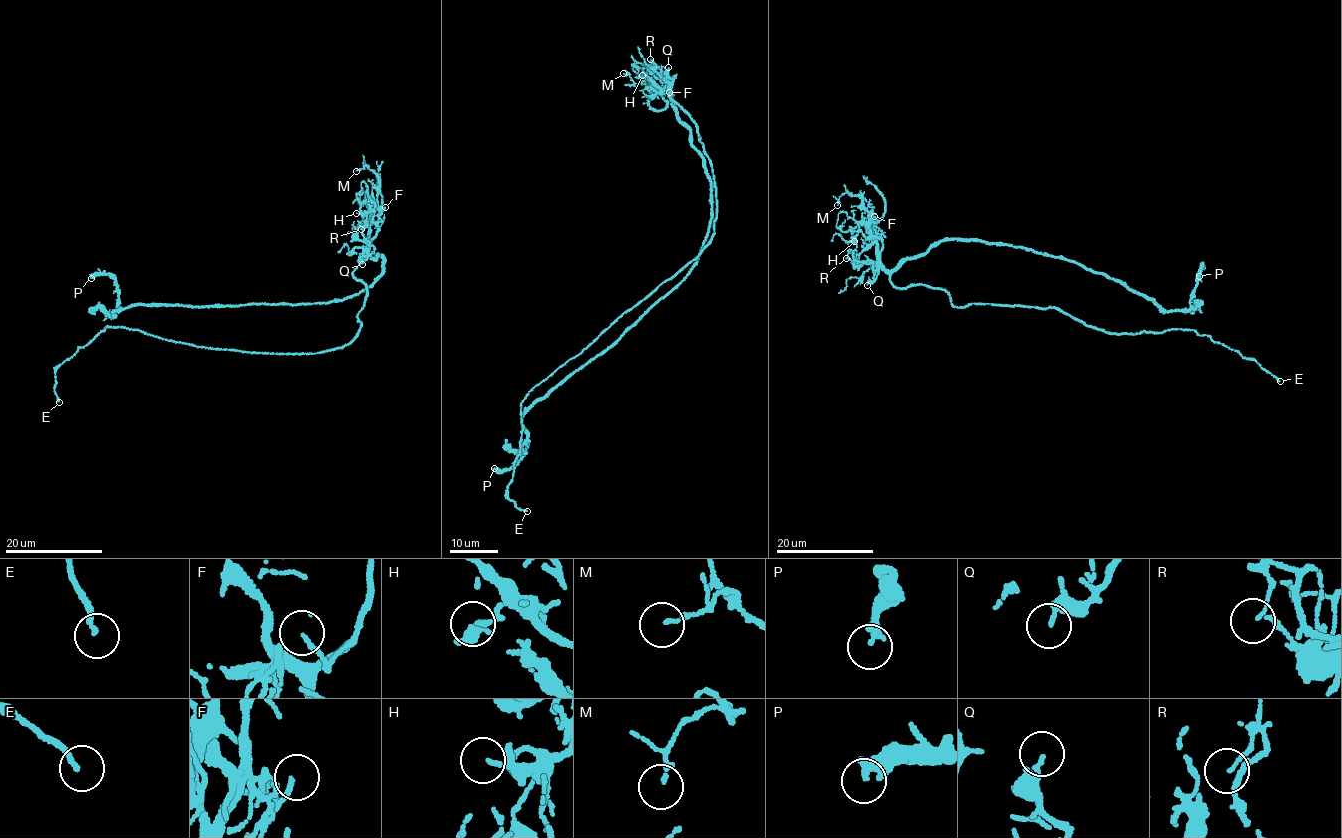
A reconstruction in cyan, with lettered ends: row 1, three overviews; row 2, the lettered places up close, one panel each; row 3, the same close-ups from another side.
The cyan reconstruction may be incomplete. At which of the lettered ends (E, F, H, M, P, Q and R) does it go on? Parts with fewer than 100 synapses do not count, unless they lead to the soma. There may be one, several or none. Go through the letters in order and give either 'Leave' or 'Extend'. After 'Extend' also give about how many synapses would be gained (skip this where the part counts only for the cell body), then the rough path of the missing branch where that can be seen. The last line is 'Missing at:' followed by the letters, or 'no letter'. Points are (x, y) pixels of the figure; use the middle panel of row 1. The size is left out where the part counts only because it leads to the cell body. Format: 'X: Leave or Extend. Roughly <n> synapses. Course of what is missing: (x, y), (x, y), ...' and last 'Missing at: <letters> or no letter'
E: Extend. Course of what is missing: (527, 511), (544, 511), (543, 508)
F: Leave
H: Leave
M: Leave
P: Leave
Q: Leave
R: Leave
Missing at: E

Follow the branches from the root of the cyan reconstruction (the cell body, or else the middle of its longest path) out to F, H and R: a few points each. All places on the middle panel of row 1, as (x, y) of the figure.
F: (683, 108), (669, 96), (668, 87), (660, 95), (668, 100), (669, 92)
H: (683, 108), (669, 96), (669, 80), (660, 68), (652, 64), (642, 75)
R: (683, 108), (669, 96), (669, 80), (660, 68), (653, 66), (655, 64), (650, 59)

